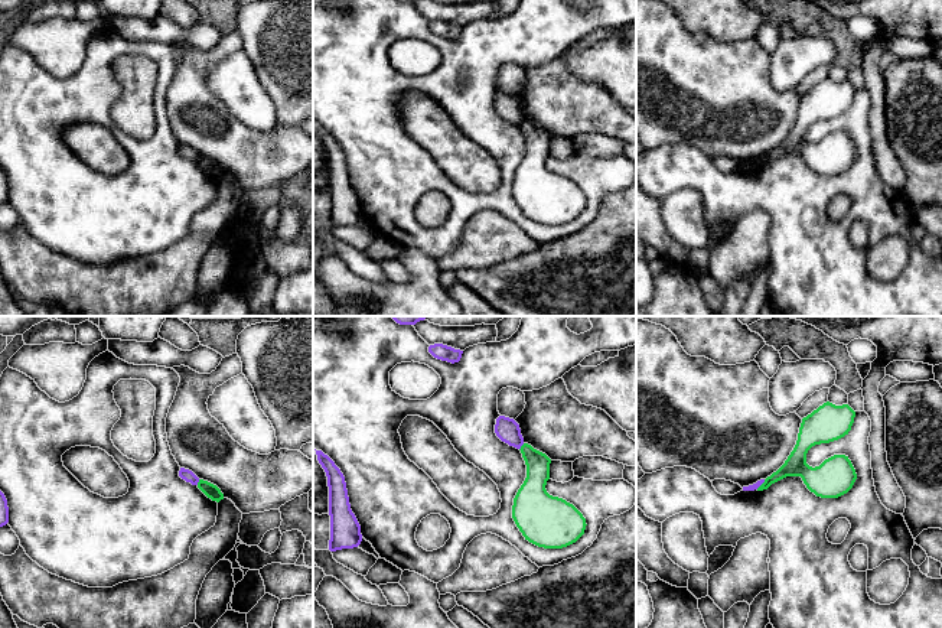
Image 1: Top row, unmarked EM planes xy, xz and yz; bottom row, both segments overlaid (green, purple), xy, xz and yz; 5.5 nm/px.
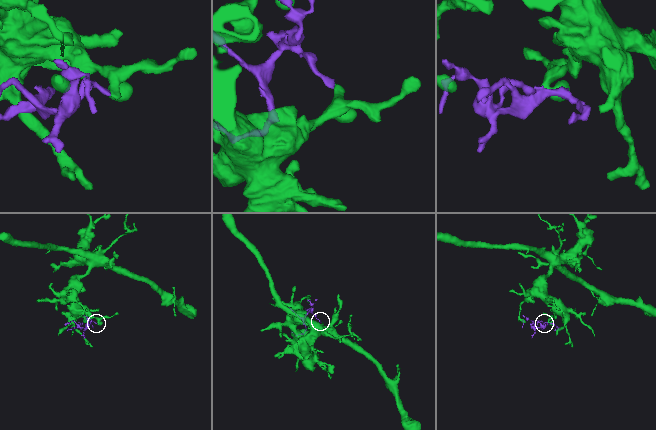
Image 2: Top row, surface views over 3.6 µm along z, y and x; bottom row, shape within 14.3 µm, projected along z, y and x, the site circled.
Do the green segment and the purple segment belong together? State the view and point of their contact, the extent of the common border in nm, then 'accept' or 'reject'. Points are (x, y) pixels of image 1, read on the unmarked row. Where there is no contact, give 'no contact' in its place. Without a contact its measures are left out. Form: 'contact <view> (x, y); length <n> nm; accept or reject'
contact xz (521, 123); length 50 nm; reject

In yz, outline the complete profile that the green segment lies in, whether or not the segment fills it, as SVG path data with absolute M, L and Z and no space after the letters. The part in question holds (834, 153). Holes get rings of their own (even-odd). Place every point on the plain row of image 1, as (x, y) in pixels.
M829 78L804 94L793 127L757 167L767 166L786 153L801 153L806 165L816 173L838 175L847 170L857 156L848 133L834 131L812 144L806 140L806 130L815 121L829 120L848 111L854 94L855 88L848 81L835 82Z

